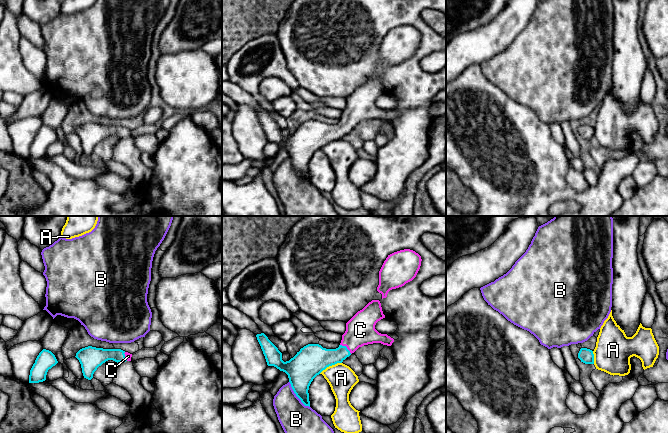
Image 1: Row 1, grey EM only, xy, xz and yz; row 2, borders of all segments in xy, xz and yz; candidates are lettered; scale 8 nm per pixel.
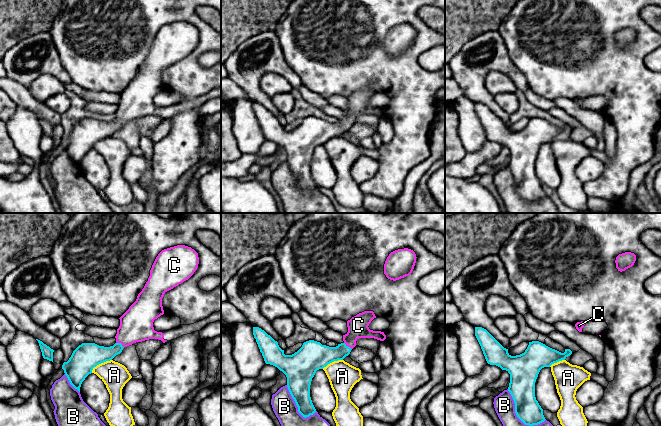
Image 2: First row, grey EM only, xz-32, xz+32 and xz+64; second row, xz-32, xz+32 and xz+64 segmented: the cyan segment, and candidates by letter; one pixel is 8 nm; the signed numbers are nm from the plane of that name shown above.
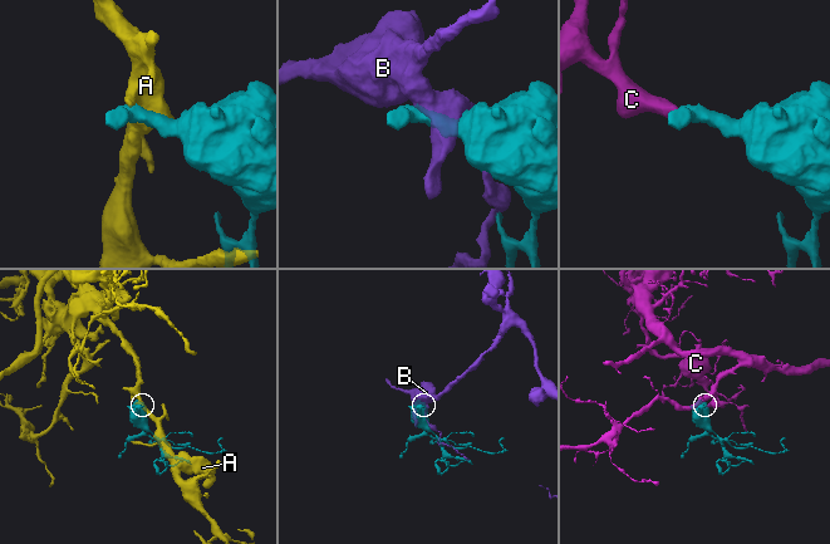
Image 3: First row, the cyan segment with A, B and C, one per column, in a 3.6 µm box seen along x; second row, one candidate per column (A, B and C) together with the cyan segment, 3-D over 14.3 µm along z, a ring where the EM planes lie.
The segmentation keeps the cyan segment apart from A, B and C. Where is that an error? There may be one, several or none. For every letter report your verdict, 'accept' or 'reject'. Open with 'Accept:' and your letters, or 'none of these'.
Accept: C
A: reject
B: reject
C: accept

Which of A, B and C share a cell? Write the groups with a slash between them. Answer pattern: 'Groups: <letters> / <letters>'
Groups: A / B / C

